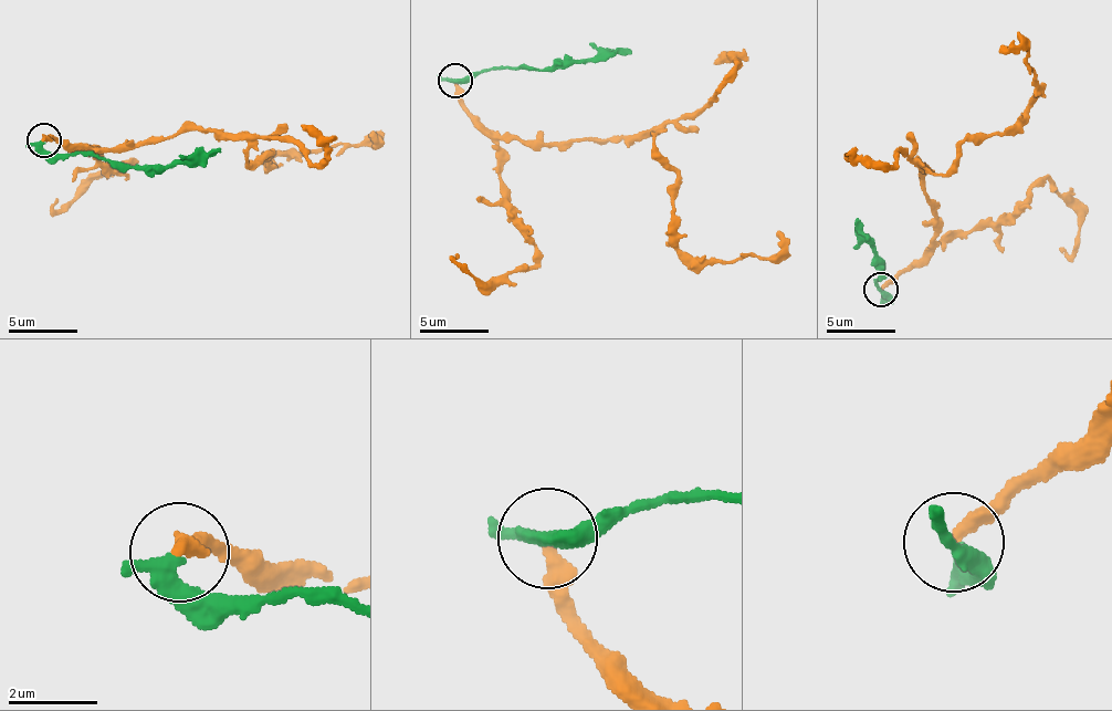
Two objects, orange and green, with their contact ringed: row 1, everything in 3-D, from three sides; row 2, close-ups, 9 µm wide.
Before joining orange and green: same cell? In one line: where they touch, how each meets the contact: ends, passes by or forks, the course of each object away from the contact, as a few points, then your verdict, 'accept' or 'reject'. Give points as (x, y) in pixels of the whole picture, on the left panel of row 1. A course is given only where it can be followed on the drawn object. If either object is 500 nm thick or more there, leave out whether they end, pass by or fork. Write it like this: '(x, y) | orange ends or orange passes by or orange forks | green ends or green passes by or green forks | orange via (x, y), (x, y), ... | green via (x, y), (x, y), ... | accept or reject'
(43, 140) | orange ends | green passes by | orange via (42, 140), (94, 149), (221, 129), (249, 142), (247, 163), (269, 156), (269, 166), (270, 155), (371, 135) | green via (42, 140), (46, 149), (94, 153), (125, 166), (200, 161), (219, 148) | accept

